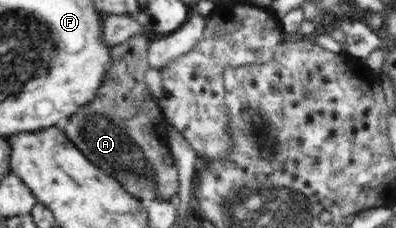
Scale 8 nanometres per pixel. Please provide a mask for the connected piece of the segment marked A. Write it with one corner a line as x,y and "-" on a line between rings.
143,35
132,36
113,46
112,68
104,76
96,99
62,120
61,127
88,160
118,180
134,198
144,203
150,200
177,202
180,175
168,142
170,124
145,86
148,48
148,40

